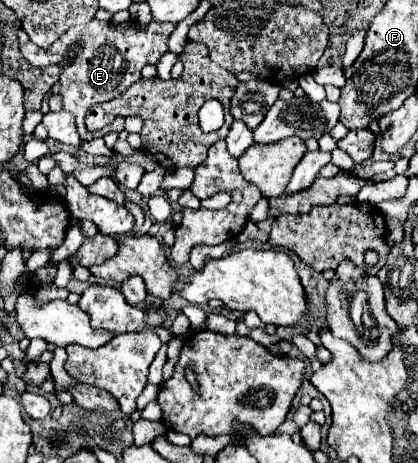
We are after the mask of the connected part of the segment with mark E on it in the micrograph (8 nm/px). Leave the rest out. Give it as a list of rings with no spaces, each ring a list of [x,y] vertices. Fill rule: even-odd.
[[[151,21],[149,25],[141,25],[137,23],[137,27],[115,27],[115,25],[101,25],[95,31],[67,31],[65,35],[61,35],[51,47],[43,49],[37,47],[35,43],[25,43],[21,45],[21,55],[31,63],[31,65],[41,65],[41,67],[49,67],[49,65],[63,65],[63,73],[61,73],[61,95],[63,95],[63,109],[73,113],[77,119],[77,131],[81,135],[81,139],[91,141],[97,137],[103,137],[105,133],[121,133],[125,127],[123,121],[113,121],[109,125],[109,129],[101,129],[97,133],[91,133],[85,129],[85,113],[91,105],[109,101],[119,97],[129,85],[133,85],[139,77],[141,77],[141,69],[147,63],[157,63],[159,57],[167,51],[167,37],[171,35],[171,31],[175,29],[173,23],[157,23]],[[69,47],[77,47],[77,55],[73,59],[69,59]]]

